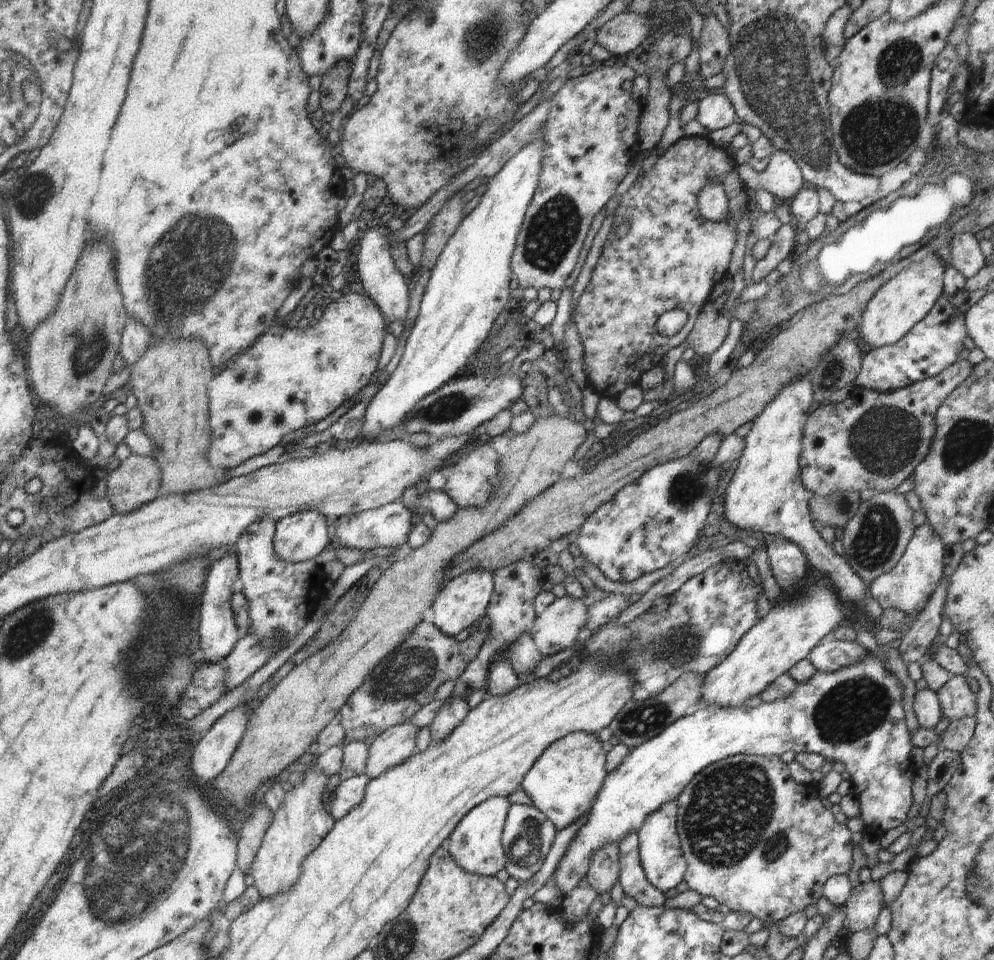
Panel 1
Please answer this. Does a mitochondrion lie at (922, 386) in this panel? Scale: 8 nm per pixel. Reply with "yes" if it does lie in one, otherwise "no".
no

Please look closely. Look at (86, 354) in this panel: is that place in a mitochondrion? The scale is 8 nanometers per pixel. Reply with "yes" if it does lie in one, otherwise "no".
yes

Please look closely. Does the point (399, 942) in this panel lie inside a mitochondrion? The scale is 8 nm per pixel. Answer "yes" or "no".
yes

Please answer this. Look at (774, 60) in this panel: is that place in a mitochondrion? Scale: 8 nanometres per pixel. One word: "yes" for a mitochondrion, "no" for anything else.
yes

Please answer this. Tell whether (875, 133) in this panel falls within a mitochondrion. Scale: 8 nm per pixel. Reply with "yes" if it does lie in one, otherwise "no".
yes

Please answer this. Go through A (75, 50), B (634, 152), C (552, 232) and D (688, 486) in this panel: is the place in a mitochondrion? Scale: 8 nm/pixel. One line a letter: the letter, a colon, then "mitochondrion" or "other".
A: other
B: other
C: mitochondrion
D: mitochondrion

